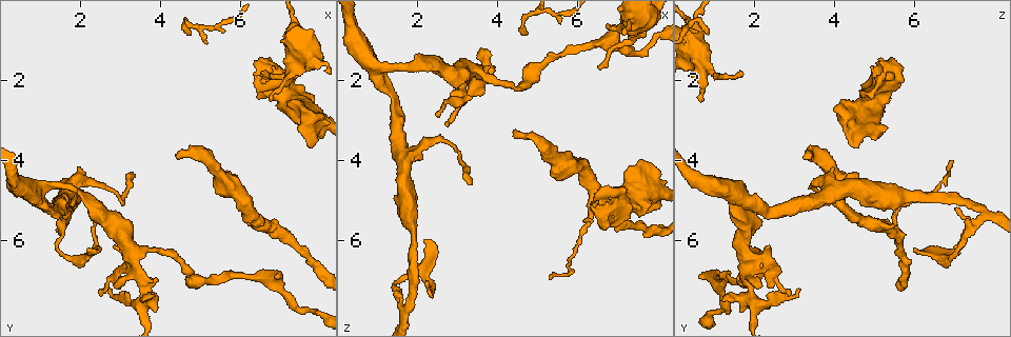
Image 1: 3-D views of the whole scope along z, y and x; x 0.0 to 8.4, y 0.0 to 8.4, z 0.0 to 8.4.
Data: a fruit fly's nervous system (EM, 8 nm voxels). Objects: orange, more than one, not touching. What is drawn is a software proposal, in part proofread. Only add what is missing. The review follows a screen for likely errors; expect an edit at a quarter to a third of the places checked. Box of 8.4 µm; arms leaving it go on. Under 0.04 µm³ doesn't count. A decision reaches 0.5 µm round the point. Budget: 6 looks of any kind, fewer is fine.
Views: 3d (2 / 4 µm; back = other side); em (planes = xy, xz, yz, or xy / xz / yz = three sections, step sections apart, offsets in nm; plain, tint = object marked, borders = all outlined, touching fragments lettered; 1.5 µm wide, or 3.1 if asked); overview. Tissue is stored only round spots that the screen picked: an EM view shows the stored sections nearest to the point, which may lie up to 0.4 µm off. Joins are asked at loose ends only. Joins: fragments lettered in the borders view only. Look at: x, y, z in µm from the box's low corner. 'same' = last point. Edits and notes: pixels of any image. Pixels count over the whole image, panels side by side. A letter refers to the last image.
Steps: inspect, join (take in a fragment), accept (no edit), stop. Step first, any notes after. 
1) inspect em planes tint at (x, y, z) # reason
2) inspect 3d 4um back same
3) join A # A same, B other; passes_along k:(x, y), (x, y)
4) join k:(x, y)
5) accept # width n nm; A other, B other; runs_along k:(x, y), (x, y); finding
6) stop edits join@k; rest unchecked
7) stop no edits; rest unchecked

inspect em xz step 8 tint at (6.55, 1.90, 1.65) # free end

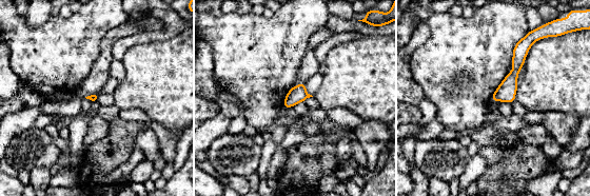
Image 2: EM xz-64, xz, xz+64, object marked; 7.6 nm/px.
inspect em planes borders same # cut it another way

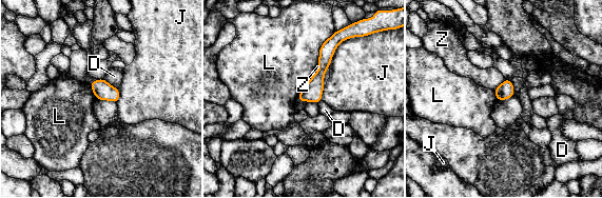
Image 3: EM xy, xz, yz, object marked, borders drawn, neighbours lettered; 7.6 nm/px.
accept # longest_contact L 260 nm; D other, J other, L other, Z other; none of them fits

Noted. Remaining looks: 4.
inspect em xy step 4 tint at (4.45, 4.00, 3.25) # free end

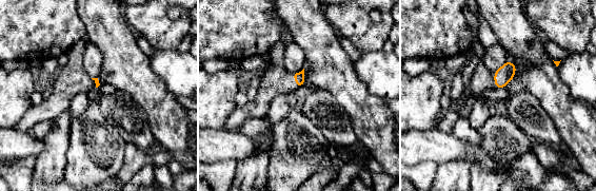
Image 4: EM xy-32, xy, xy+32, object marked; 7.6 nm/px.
inspect em planes borders same

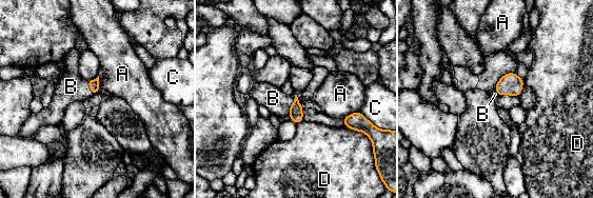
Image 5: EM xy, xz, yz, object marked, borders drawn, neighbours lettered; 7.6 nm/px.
join 5:(273, 98) # longest_contact B 200 nm; A other, B same, C other, D other; the cell continues

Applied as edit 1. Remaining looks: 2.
stop edits join@5; rest unchecked

